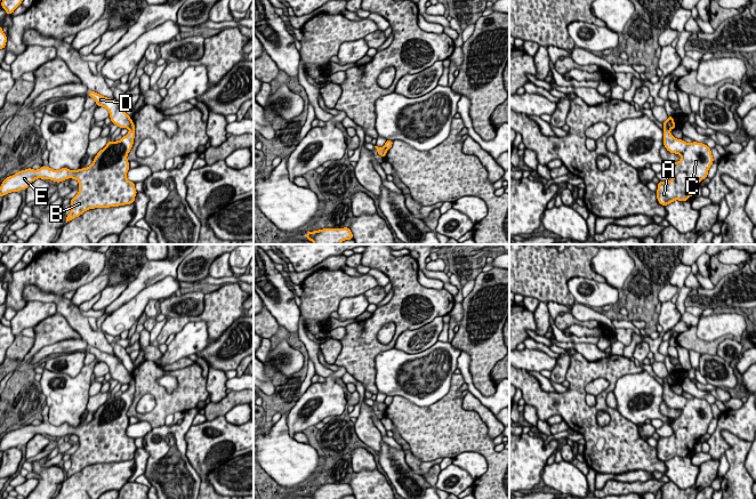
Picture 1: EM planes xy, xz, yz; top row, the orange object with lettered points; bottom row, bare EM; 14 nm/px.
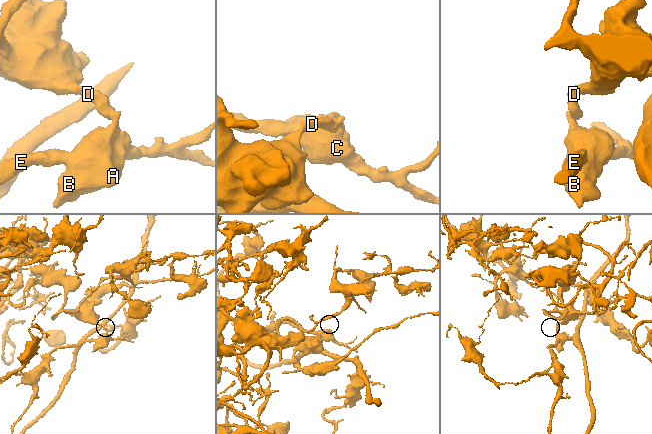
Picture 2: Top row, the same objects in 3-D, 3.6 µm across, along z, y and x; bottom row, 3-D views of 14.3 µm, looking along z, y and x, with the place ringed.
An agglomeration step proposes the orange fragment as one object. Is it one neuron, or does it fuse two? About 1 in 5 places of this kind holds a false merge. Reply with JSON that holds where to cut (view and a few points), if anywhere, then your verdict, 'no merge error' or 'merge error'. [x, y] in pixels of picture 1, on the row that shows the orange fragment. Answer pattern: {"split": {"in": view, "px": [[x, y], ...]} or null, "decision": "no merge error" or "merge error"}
{"split": {"in": "yz", "px": [[666, 121], [669, 129]]}, "decision": "merge error"}

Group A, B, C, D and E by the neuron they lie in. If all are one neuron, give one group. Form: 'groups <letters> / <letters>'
groups A B C E / D

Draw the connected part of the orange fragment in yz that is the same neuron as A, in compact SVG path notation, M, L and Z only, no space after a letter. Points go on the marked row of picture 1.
M667 121L663 124L663 145L668 152L679 154L681 160L673 162L669 168L673 178L669 182L661 182L657 185L657 199L662 206L675 200L687 201L693 196L694 188L708 175L714 162L711 150L702 143L686 143L677 139L670 134Z

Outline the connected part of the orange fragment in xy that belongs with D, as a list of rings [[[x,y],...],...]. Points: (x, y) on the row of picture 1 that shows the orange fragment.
[[[88,91],[88,96],[95,99],[95,103],[98,105],[98,107],[103,106],[107,108],[112,123],[120,128],[130,128],[132,120],[124,112],[120,102],[100,96],[95,91]]]

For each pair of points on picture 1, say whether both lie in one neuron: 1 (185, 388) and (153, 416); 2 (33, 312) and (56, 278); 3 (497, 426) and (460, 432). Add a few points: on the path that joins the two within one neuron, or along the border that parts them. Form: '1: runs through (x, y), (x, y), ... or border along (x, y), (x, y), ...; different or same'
1: runs through (177, 396), (161, 411); same
2: border along (29, 302), (17, 312); different
3: border along (467, 409), (474, 410), (477, 413), (492, 439); different

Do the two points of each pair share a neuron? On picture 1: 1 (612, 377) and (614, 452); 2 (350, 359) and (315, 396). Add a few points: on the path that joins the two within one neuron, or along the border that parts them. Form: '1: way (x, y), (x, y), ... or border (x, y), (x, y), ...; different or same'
1: way (603, 395), (603, 404), (616, 417), (616, 434); same
2: border (338, 365), (342, 365), (346, 371); different

